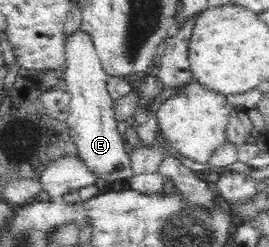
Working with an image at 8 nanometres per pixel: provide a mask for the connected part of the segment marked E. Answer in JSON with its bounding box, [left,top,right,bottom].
[60,28,133,184]

